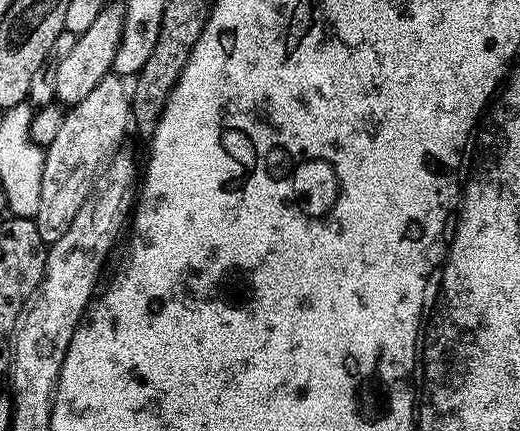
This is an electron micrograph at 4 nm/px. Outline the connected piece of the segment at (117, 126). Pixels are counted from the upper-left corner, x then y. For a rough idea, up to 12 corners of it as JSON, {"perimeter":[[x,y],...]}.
{"perimeter":[[104,76],[43,149],[36,229],[66,230],[130,125],[125,77]]}

